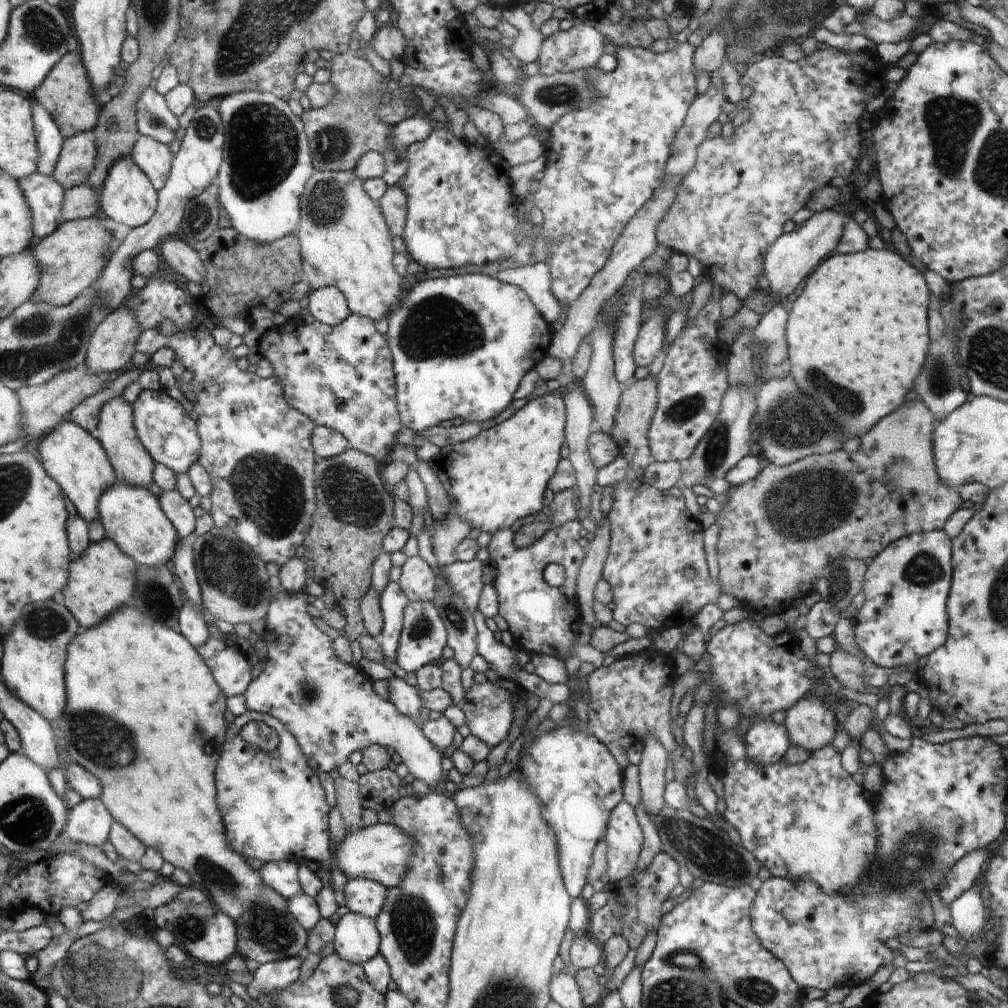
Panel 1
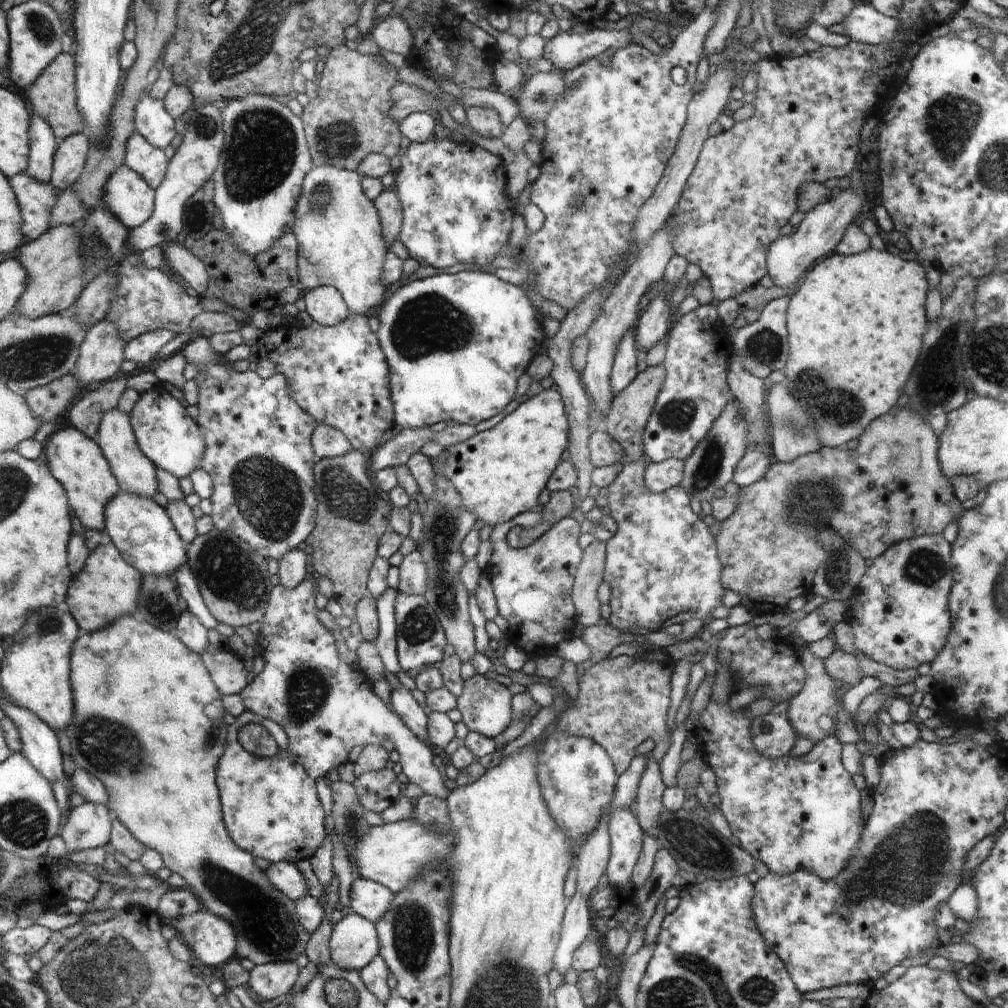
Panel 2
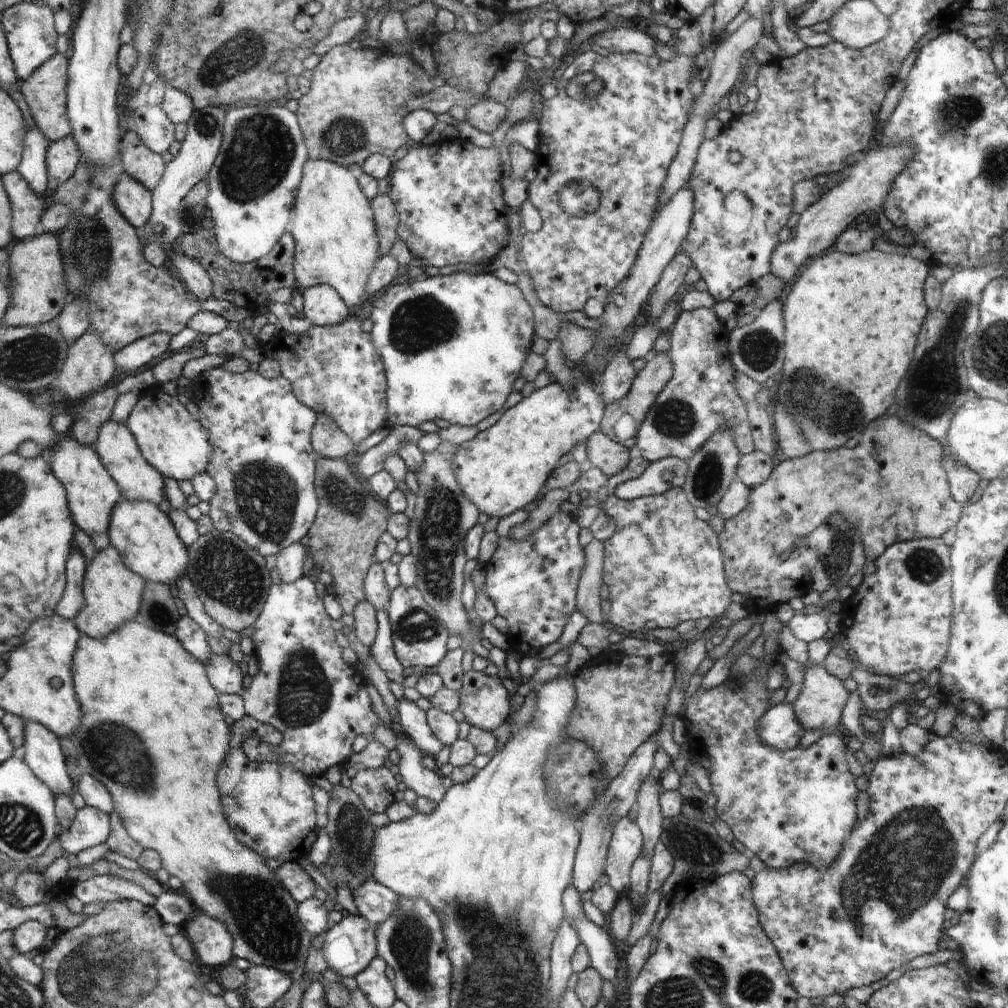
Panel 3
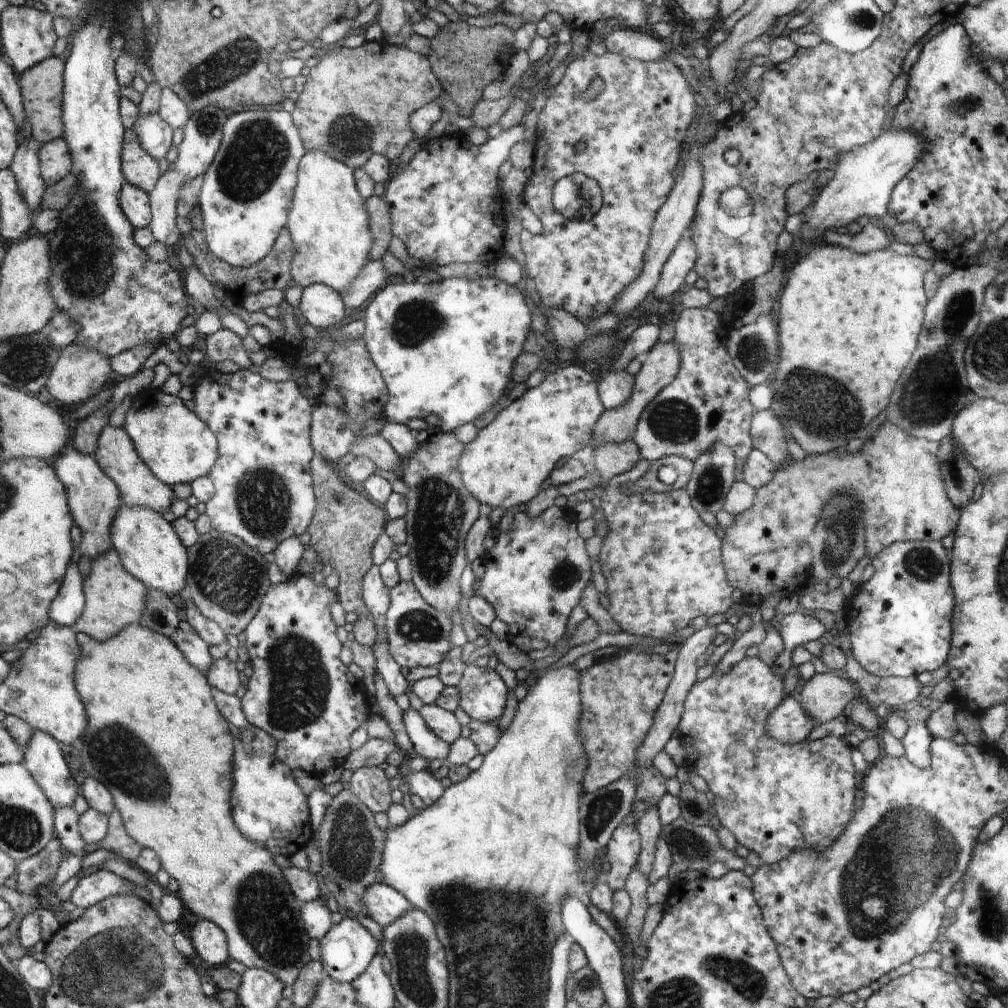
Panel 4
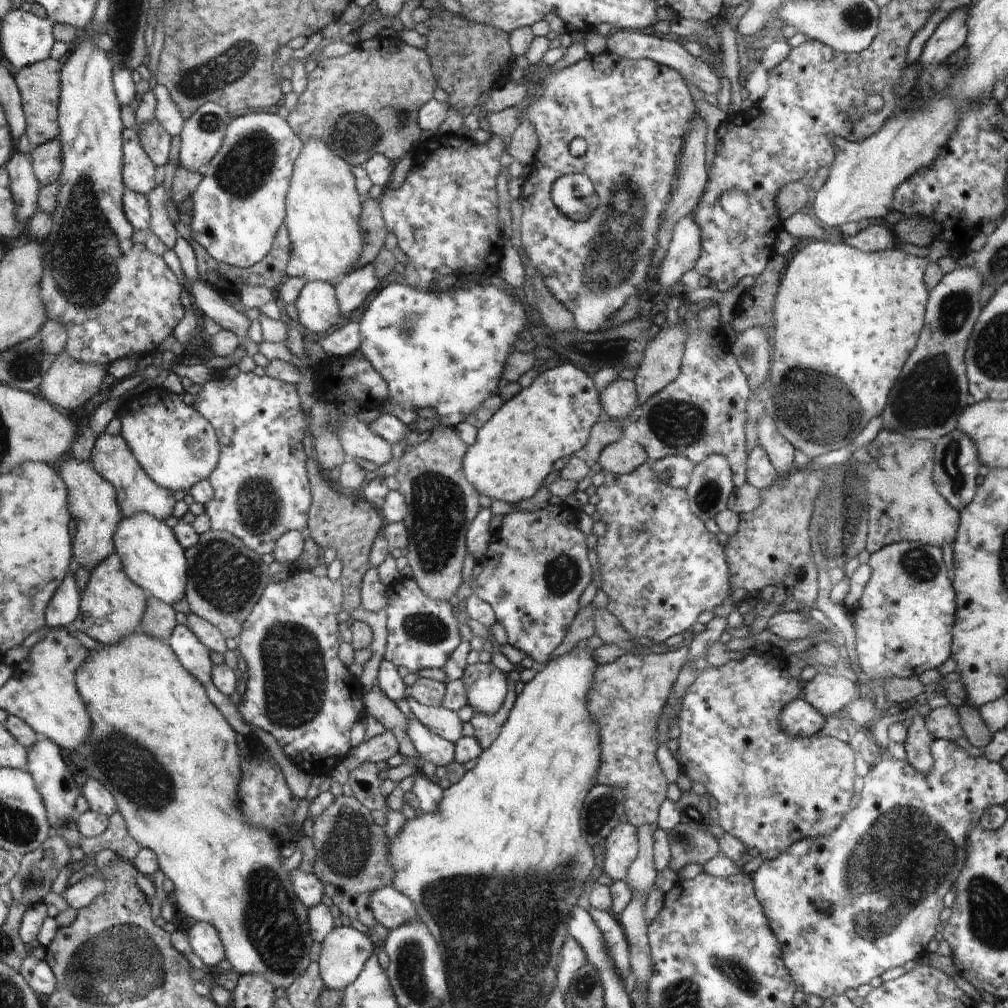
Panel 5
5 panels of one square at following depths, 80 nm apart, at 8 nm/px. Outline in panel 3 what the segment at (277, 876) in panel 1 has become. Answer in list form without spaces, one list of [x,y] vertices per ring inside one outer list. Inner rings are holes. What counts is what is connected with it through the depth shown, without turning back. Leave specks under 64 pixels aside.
[[[297,861],[283,862],[274,871],[278,876],[278,880],[289,890],[297,903],[314,897],[316,884]]]

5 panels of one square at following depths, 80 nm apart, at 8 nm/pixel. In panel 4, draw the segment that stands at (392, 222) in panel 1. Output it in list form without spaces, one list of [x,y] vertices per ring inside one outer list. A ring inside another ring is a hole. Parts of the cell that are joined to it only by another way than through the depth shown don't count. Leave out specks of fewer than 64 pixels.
[[[372,195],[366,200],[368,216],[371,218],[373,232],[373,248],[370,261],[377,261],[388,250],[393,234],[391,231],[391,214],[384,196]]]

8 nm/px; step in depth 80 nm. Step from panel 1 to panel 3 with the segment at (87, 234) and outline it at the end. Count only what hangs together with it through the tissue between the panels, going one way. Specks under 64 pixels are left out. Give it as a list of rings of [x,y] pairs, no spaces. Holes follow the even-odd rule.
[[[40,232],[31,239],[14,241],[8,249],[9,261],[6,264],[11,272],[12,298],[11,306],[3,318],[3,324],[11,327],[33,327],[46,324],[63,312],[63,306],[68,304],[72,292],[67,287],[67,268],[63,261],[63,251],[60,250],[59,232]]]

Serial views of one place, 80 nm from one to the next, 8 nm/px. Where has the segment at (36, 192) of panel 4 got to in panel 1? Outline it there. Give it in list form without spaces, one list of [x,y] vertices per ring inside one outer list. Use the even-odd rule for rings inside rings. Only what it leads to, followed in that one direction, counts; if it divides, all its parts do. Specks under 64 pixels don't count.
[[[38,101],[34,104],[35,134],[38,135],[39,169],[38,173],[52,175],[59,162],[60,153],[66,144],[60,127],[56,124],[52,114]]]

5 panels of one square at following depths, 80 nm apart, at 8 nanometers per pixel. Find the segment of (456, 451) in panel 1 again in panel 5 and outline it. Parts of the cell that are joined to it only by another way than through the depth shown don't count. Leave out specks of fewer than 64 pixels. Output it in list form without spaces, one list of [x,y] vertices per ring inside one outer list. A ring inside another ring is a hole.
[[[565,364],[540,373],[534,382],[524,387],[512,399],[506,401],[500,410],[479,429],[474,444],[471,444],[464,458],[464,472],[480,495],[490,500],[502,500],[516,505],[521,500],[535,496],[544,478],[552,472],[558,458],[574,455],[585,448],[590,440],[591,429],[600,420],[603,405],[600,392],[596,390],[594,378],[572,364]]]

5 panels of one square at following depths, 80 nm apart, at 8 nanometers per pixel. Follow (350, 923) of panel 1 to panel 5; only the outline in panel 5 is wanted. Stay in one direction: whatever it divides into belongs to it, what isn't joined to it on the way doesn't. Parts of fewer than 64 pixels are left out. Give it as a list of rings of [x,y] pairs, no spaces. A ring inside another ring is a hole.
[[[334,927],[321,942],[319,971],[328,989],[344,990],[374,954],[374,943],[354,927]]]

